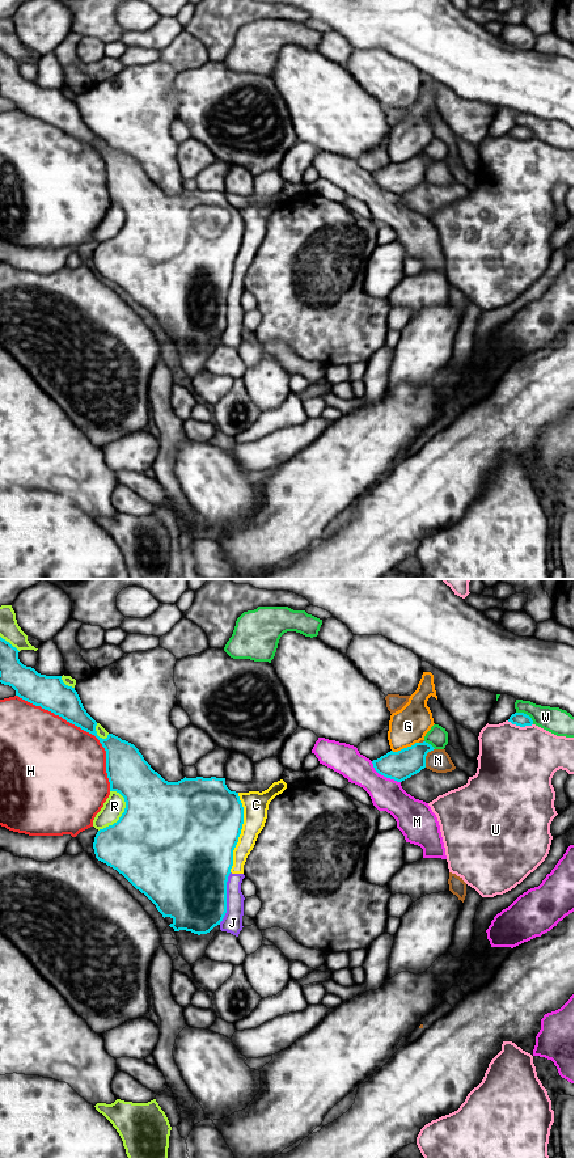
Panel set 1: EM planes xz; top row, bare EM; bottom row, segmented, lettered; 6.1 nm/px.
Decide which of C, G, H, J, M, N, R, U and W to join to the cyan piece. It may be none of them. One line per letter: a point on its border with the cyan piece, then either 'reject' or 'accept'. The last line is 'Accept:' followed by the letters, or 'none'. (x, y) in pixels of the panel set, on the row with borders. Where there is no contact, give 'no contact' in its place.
C: contact xz (240, 832); reject
G: contact xz (405, 748); reject
H: contact xz (83, 728); reject
J: contact xz (225, 899); reject
M: contact xz (384, 776); reject
N: contact xz (425, 757); reject
R: contact xz (122, 815); reject
U: contact xz (520, 726); reject
W: contact xz (525, 714); reject
Accept: none

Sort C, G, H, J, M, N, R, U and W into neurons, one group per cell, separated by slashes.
C J / G / H / M / N / R / U / W

